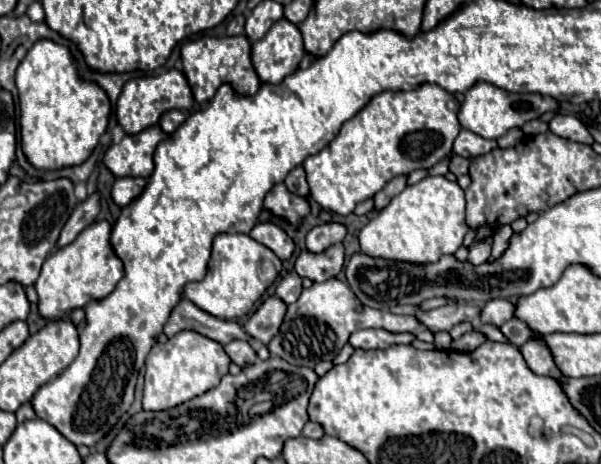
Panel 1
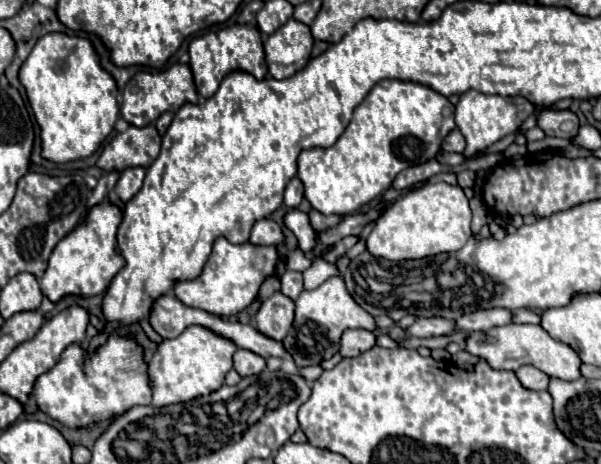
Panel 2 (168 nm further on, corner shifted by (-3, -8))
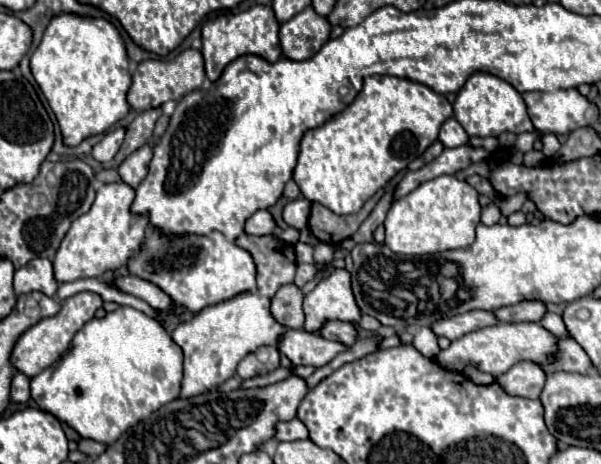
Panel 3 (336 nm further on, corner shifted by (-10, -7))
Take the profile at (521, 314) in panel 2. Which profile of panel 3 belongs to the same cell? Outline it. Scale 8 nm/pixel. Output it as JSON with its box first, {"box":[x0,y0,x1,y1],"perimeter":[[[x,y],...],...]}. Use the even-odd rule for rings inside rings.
{"box":[539,311,567,337],"perimeter":[[[547,311],[547,315],[545,315],[539,323],[541,323],[547,331],[551,331],[553,335],[557,335],[557,337],[565,337],[565,335],[567,335],[565,325],[563,325],[563,319],[561,319],[561,315],[557,315],[557,313]]]}

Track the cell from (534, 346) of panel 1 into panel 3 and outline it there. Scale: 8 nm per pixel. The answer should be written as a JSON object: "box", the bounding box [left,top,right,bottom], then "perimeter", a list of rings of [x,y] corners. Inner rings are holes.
{"box":[497,361,545,399],"perimeter":[[[521,361],[511,367],[507,373],[497,377],[497,383],[511,395],[521,395],[529,399],[537,399],[539,391],[543,391],[545,371],[531,361]]]}

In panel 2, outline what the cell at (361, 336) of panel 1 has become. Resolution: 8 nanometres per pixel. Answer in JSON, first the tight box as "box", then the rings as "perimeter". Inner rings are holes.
{"box":[340,328,376,356],"perimeter":[[[362,328],[344,330],[340,338],[340,356],[360,356],[372,346],[376,346],[374,332],[362,330]]]}

